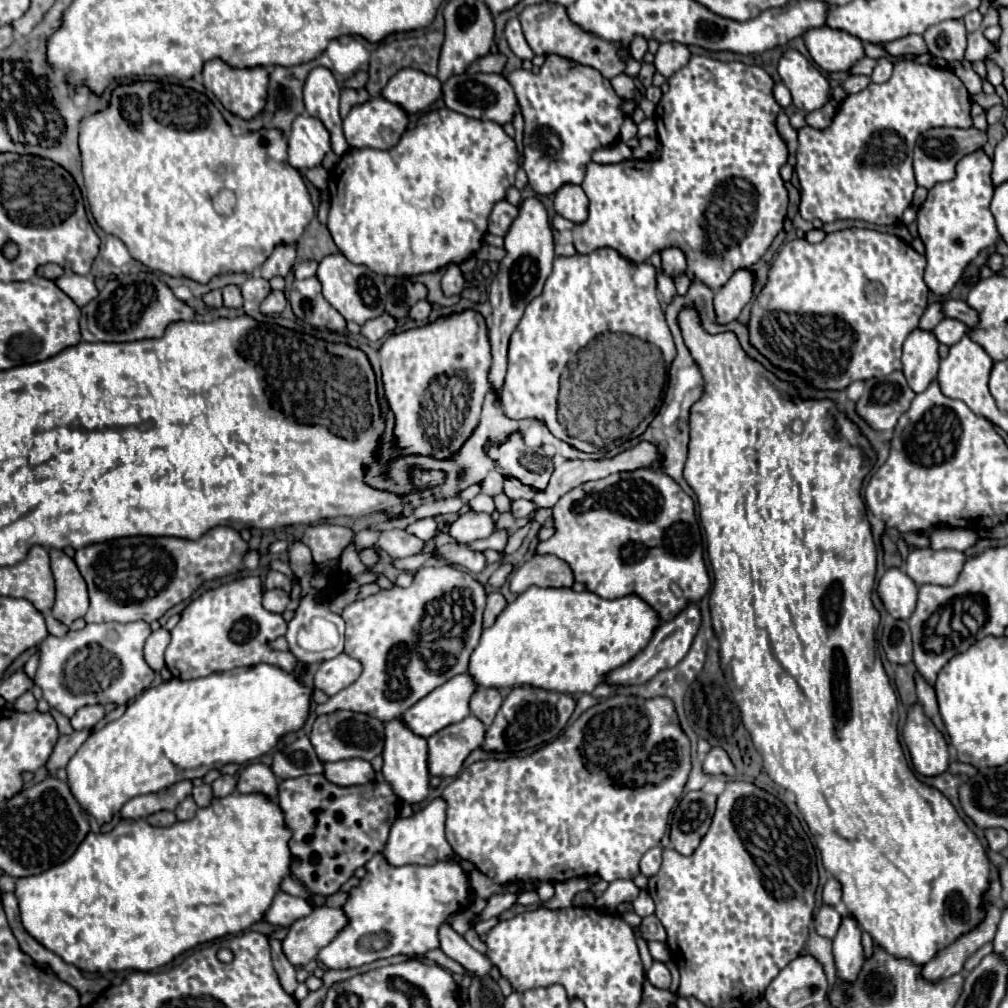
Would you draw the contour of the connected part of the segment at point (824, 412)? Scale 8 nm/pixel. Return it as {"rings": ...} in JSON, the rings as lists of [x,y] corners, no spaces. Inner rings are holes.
{"rings":[[[684,306],[678,312],[676,322],[682,330],[690,356],[694,358],[704,378],[704,392],[700,400],[690,408],[690,444],[684,476],[698,498],[700,522],[706,530],[708,556],[714,570],[714,588],[710,592],[712,628],[720,642],[720,664],[726,682],[742,712],[744,728],[750,732],[754,746],[764,760],[766,774],[778,786],[794,792],[798,810],[810,826],[810,832],[814,832],[824,868],[832,872],[834,878],[842,884],[842,902],[846,906],[846,912],[854,916],[860,922],[862,930],[870,932],[872,940],[884,950],[888,950],[892,956],[910,958],[914,964],[926,964],[938,952],[938,948],[946,948],[950,940],[956,940],[962,932],[968,932],[970,928],[974,928],[974,924],[978,924],[978,916],[982,916],[978,908],[982,894],[988,888],[992,866],[982,842],[964,824],[950,800],[944,798],[936,788],[930,788],[916,778],[916,774],[906,764],[906,756],[898,742],[898,700],[884,672],[884,666],[876,664],[874,648],[874,634],[880,622],[880,614],[872,604],[878,550],[874,544],[872,526],[866,516],[866,506],[860,496],[862,480],[872,468],[870,458],[866,456],[862,446],[870,446],[870,442],[860,432],[860,428],[842,410],[838,410],[832,400],[800,398],[794,384],[776,378],[760,362],[750,358],[742,350],[734,332],[706,332],[702,328],[700,312],[694,306]]]}

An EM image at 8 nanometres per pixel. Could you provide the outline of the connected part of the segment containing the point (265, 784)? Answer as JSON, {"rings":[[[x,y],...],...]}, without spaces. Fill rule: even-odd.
{"rings":[[[262,762],[250,764],[238,774],[238,792],[242,794],[260,792],[276,800],[278,798],[278,776],[274,776],[272,768]]]}

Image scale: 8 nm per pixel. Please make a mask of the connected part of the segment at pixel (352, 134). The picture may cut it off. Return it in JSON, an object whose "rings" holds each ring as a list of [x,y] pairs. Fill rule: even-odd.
{"rings":[[[380,96],[350,110],[344,118],[344,136],[350,148],[388,150],[398,144],[406,126],[408,114]]]}

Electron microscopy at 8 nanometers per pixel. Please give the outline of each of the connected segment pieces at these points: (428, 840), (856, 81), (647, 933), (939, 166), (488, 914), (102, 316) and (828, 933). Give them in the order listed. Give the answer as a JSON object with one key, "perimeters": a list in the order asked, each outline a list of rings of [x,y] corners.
{"perimeters":[[[[434,798],[428,806],[416,810],[408,818],[398,818],[394,822],[394,828],[390,830],[384,856],[390,864],[402,866],[402,864],[434,864],[444,858],[454,858],[460,860],[450,844],[444,838],[444,822],[446,822],[446,802],[444,798]]],[[[858,74],[858,76],[848,76],[842,86],[844,86],[844,90],[846,90],[848,94],[856,94],[856,92],[860,92],[862,88],[866,88],[868,84],[870,84],[870,76]]],[[[646,916],[642,920],[642,936],[650,942],[650,940],[658,940],[658,942],[666,942],[666,932],[664,932],[664,926],[660,924],[660,920],[656,916]]],[[[932,128],[926,130],[924,134],[918,136],[916,140],[916,148],[914,148],[914,174],[916,174],[916,182],[924,188],[932,188],[936,182],[946,182],[954,178],[954,164],[966,156],[966,152],[974,152],[978,148],[982,148],[986,144],[986,134],[980,132],[978,128]]],[[[496,894],[496,896],[492,896],[492,898],[488,900],[488,906],[484,908],[484,912],[482,912],[474,922],[494,918],[494,916],[498,916],[500,912],[508,910],[514,902],[516,902],[516,894]]],[[[142,272],[138,282],[122,284],[108,280],[104,290],[82,308],[80,330],[86,342],[132,342],[144,338],[162,338],[164,330],[178,320],[194,320],[196,310],[178,300],[174,292],[152,272]]],[[[820,906],[820,910],[816,912],[814,916],[814,930],[820,934],[820,936],[826,936],[826,938],[834,938],[836,932],[838,932],[838,926],[840,926],[840,912],[832,906]]]]}

